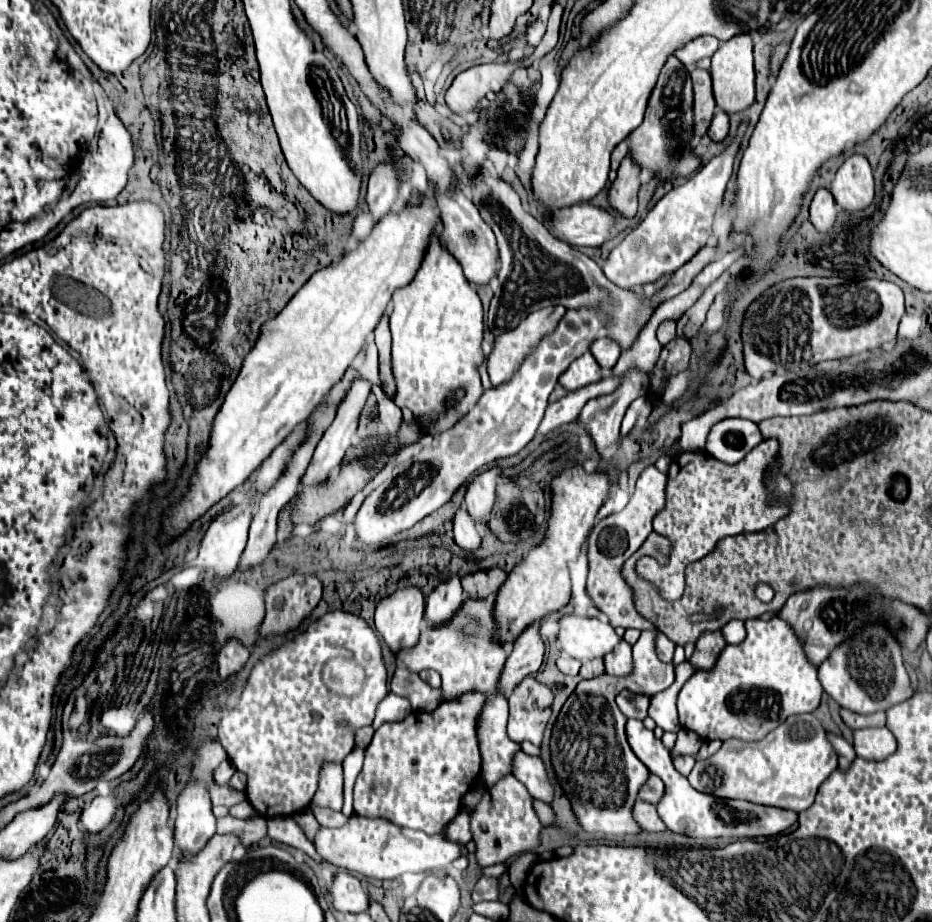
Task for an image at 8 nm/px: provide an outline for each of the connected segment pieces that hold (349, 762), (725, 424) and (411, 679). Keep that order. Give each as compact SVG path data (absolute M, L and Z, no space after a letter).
M352 750L346 758L344 758L344 762L342 762L342 766L344 766L344 808L342 808L342 812L346 814L346 816L352 816L352 788L354 788L354 780L356 780L356 776L358 776L358 772L362 770L362 760L364 760L364 750Z
M726 418L718 422L708 434L706 452L716 460L736 464L762 440L764 436L760 436L756 422L744 418Z
M404 664L396 668L390 682L390 690L398 696L408 698L414 710L432 712L442 702L442 690L428 686L428 682L424 682L416 672L408 672Z

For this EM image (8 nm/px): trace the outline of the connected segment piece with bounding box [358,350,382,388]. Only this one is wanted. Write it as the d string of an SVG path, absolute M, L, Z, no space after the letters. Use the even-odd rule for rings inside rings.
M372 350L364 352L364 360L358 366L358 374L364 376L364 378L370 378L372 384L376 384L378 388L382 386L382 382L380 382L380 368L378 368L378 354L376 352L374 354L372 354Z

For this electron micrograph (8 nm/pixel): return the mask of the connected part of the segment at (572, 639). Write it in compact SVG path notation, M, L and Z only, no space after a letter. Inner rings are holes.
M562 616L558 640L562 644L562 652L586 662L592 658L604 658L604 654L614 650L622 638L606 620Z

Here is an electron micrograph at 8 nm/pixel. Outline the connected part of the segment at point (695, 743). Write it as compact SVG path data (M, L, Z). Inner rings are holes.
M681 728L677 733L677 740L672 748L671 755L676 758L676 756L682 756L682 754L690 754L690 756L696 756L698 750L702 746L702 738L692 734L692 731Z

